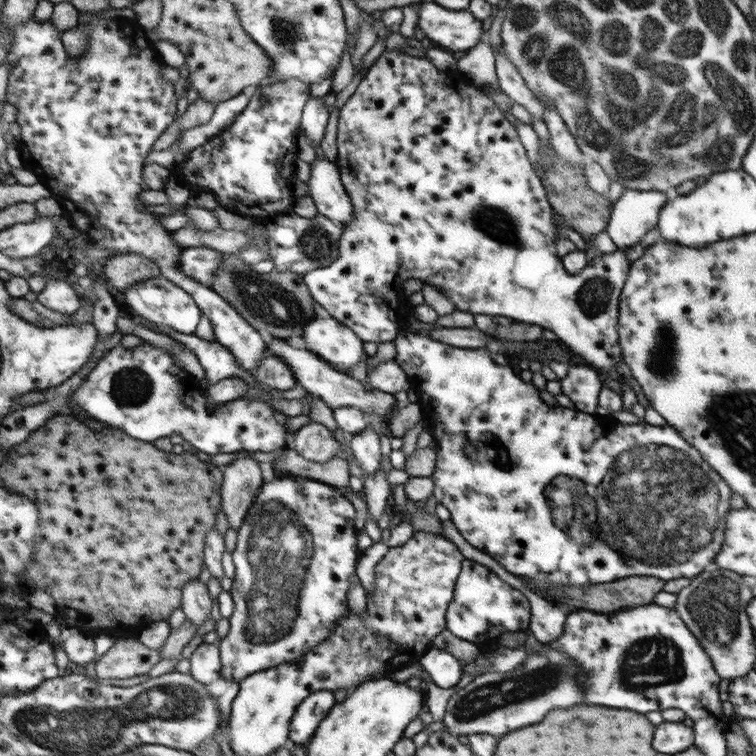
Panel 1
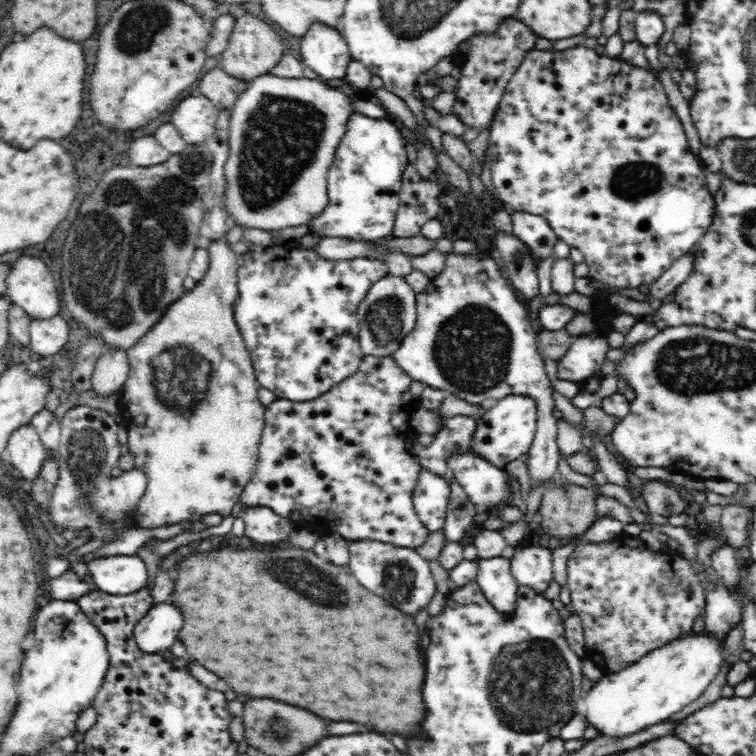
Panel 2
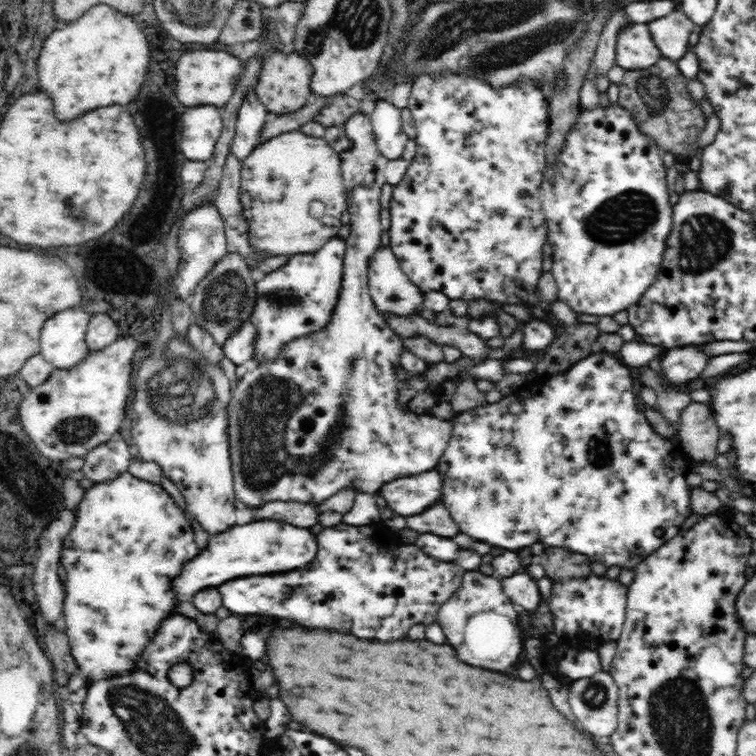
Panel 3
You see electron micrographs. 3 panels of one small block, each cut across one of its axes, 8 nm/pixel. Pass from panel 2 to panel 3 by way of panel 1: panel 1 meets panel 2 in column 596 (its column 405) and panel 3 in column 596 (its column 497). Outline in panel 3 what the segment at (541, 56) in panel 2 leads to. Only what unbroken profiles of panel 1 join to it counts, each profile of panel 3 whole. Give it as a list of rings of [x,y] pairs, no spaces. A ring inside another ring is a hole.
[[[599,103],[596,105],[597,108],[588,108],[588,111],[583,111],[580,108],[578,124],[574,126],[574,130],[570,130],[559,162],[554,167],[548,167],[547,163],[543,183],[540,186],[540,197],[546,225],[548,225],[548,244],[552,244],[553,267],[550,272],[556,279],[557,298],[566,302],[577,314],[613,317],[614,314],[627,310],[631,304],[638,302],[644,291],[647,291],[655,283],[659,275],[660,263],[663,262],[664,249],[667,247],[667,238],[670,234],[670,226],[672,226],[673,208],[670,208],[670,204],[668,204],[670,196],[666,194],[667,170],[664,169],[658,147],[648,137],[640,135],[630,115],[621,107],[620,103],[604,104],[604,108],[600,107]]]

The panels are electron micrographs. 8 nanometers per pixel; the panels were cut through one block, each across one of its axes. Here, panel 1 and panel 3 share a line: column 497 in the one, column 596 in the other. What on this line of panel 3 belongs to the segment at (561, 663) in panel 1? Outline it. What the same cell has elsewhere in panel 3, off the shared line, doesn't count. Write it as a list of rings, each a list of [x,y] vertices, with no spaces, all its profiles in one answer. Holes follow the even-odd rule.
[[[609,671],[573,681],[567,690],[576,724],[594,736],[607,739],[618,726],[619,698],[618,686]]]

